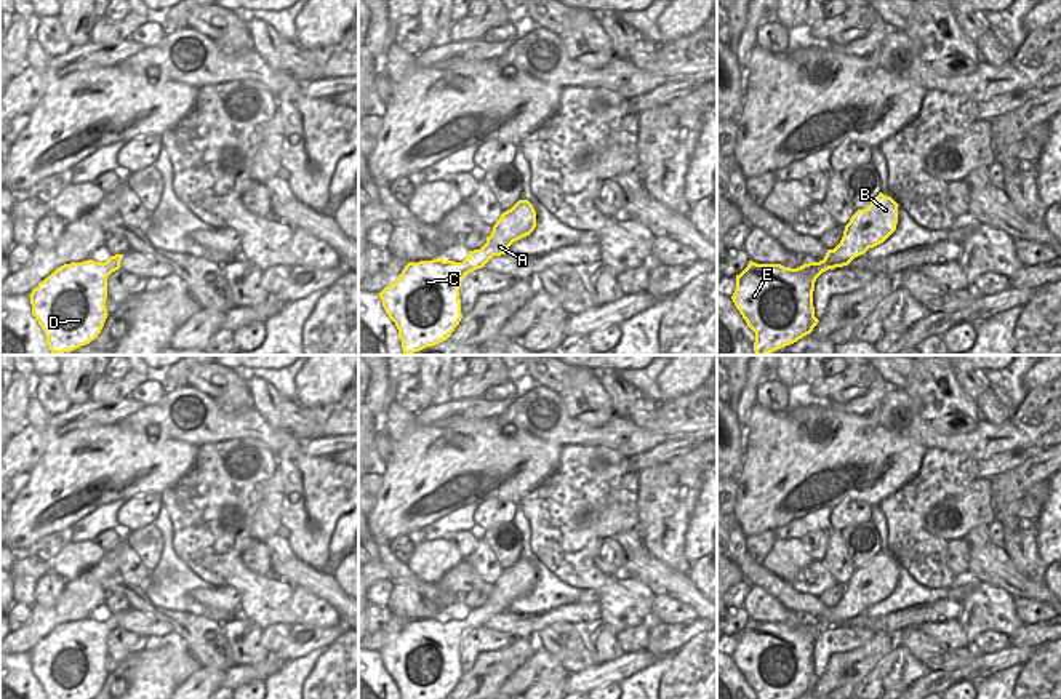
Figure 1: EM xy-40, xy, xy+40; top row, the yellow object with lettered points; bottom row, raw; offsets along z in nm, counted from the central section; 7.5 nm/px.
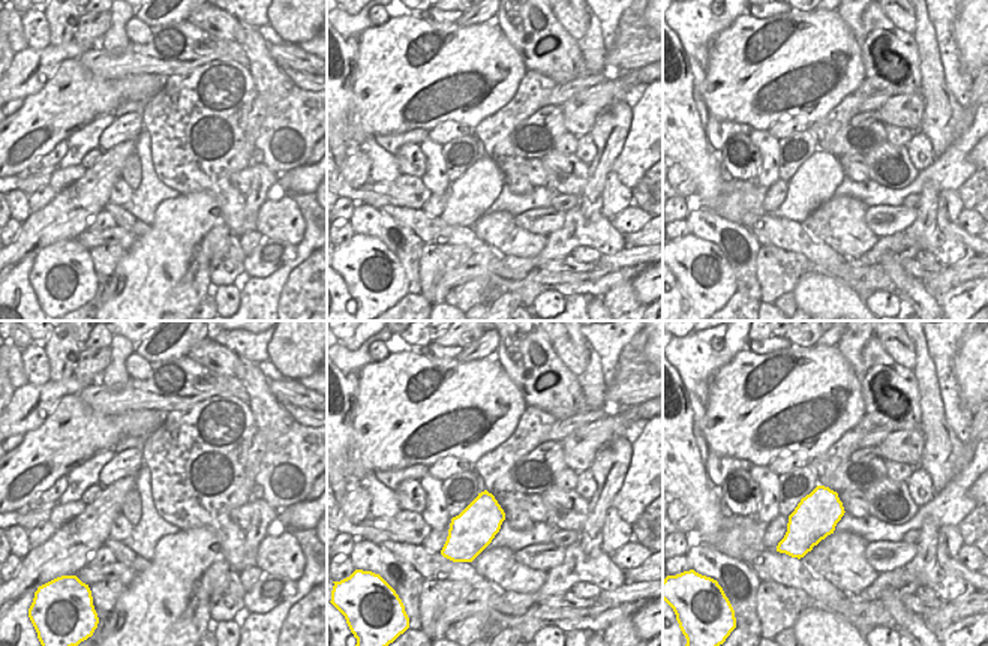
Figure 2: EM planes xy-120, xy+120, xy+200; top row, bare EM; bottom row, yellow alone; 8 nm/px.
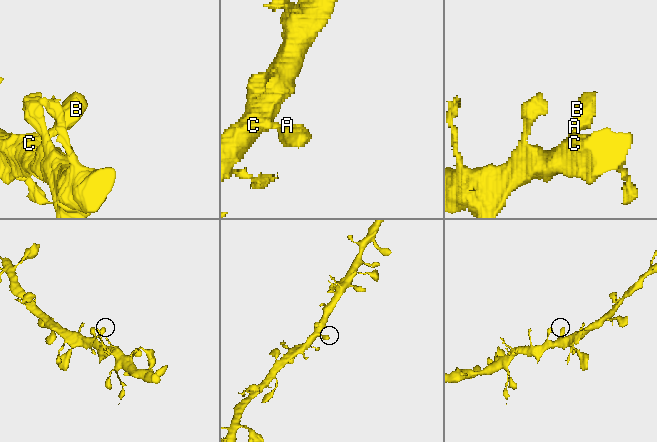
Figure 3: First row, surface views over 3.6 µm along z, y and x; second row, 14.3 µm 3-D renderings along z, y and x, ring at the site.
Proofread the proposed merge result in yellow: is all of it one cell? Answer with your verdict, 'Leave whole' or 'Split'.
Leave whole.

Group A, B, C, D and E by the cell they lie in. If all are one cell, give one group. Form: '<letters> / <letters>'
A B C D E

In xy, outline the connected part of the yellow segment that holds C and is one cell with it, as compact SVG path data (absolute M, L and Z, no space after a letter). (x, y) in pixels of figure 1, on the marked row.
M518 200L504 211L480 250L469 251L462 262L408 262L397 282L379 294L382 307L398 330L405 355L446 341L459 325L461 282L485 267L493 256L506 254L509 246L536 227L536 211L528 200Z

